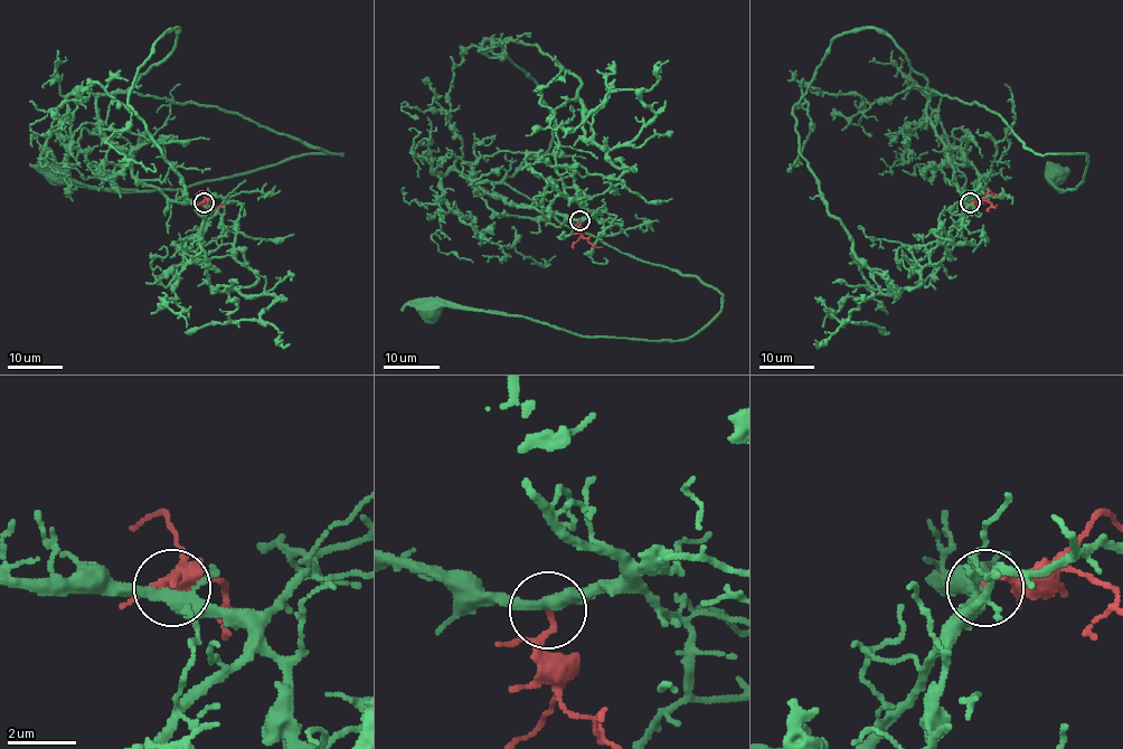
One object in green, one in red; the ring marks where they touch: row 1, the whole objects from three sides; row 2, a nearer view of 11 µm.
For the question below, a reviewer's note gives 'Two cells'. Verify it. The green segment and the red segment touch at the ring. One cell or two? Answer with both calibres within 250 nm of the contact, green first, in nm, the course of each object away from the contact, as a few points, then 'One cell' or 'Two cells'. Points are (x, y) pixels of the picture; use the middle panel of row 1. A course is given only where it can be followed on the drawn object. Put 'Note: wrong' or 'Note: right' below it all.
Thickness 320 nm (green) against 160 nm. Course of green: (579, 220), (512, 206), (470, 174), (698, 277), (720, 310), (670, 341), (430, 311). Course of red: (579, 220), (581, 235), (602, 247). One cell
Note: wrong

